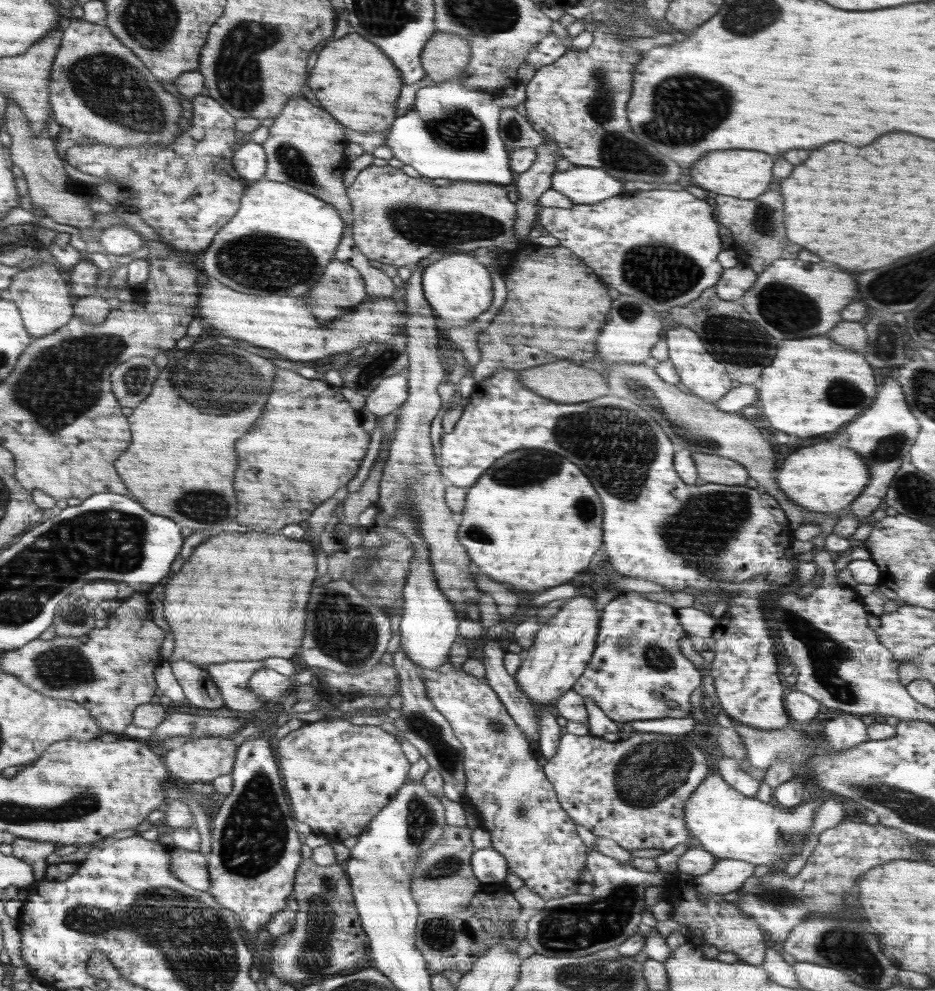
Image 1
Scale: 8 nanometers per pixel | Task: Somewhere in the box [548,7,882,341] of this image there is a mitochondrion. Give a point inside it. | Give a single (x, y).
(680, 104)

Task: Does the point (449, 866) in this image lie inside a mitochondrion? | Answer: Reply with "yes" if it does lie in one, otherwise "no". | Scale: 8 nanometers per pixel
yes

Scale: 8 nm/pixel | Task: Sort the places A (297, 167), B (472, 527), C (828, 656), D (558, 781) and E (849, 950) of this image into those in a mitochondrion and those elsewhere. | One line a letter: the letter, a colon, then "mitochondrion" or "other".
A: mitochondrion
B: mitochondrion
C: mitochondrion
D: other
E: mitochondrion

